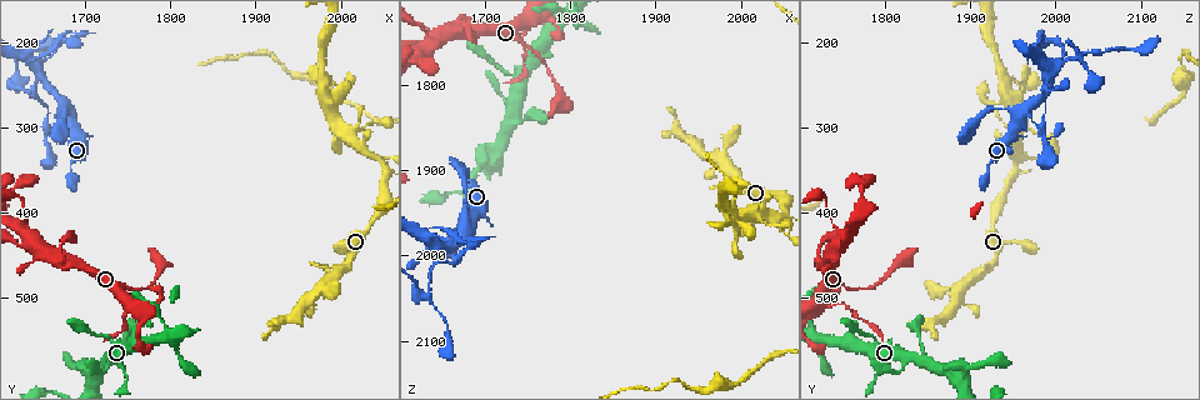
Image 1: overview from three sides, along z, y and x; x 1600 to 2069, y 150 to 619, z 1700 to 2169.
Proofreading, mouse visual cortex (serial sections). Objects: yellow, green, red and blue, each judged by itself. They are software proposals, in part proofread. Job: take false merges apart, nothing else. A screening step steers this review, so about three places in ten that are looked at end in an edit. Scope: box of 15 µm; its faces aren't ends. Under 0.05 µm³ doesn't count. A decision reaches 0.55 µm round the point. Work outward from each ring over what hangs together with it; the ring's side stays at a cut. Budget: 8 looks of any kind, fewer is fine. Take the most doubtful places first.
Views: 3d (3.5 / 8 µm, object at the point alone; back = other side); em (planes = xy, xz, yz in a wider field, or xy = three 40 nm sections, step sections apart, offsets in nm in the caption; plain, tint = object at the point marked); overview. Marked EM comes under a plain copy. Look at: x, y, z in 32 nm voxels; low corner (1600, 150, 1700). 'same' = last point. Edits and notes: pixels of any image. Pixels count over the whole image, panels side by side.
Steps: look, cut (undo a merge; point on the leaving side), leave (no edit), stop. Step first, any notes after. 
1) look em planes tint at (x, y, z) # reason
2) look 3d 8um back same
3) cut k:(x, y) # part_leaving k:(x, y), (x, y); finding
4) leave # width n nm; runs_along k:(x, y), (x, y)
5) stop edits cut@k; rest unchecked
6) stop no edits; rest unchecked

look 3d 3.5um at (1650, 235, 1995) # thick turns thin

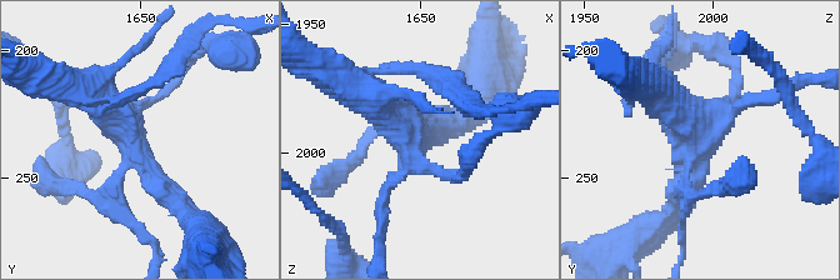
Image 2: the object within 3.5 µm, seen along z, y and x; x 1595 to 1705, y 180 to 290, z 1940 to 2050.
look em xy step 5 tint at (1646, 234, 1997) # need the tissue

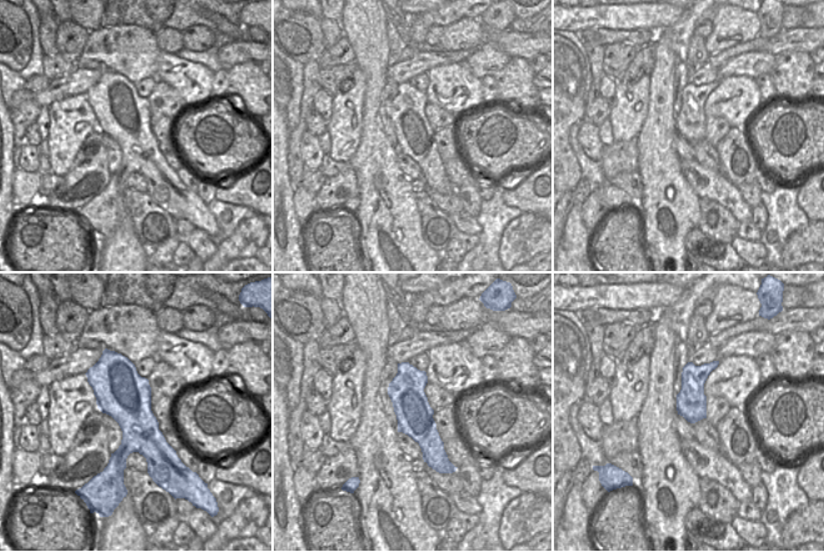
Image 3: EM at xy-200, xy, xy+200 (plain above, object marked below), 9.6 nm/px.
cut 2:(116, 213) # part_leaving 2:(121, 170), (118, 208), (155, 243), (155, 261); two cells meet here

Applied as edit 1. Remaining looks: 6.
look overview

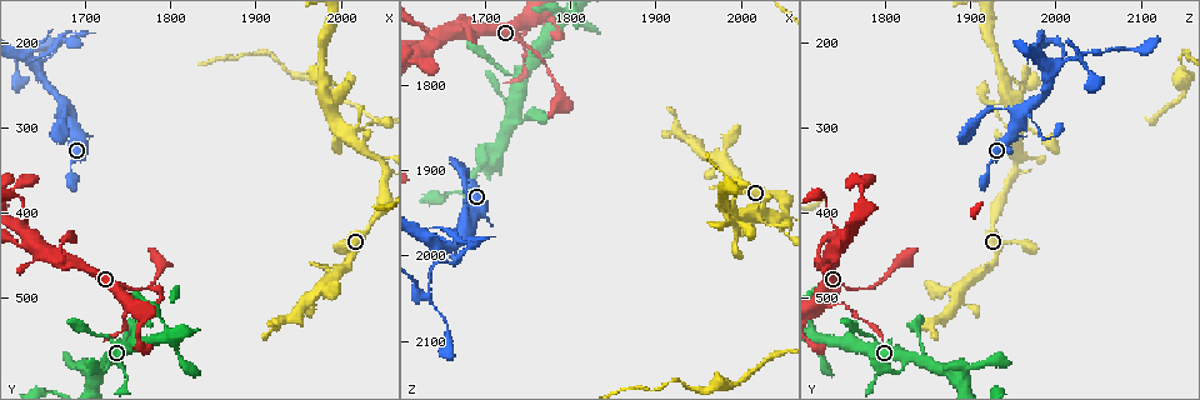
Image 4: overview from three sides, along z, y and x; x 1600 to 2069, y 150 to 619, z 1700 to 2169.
look 3d 3.5um at (1745, 505, 1750) # sharp bend

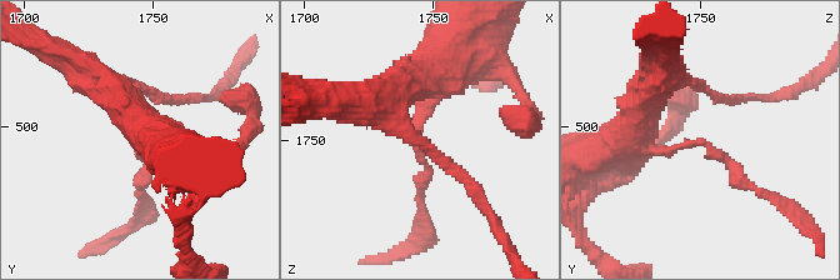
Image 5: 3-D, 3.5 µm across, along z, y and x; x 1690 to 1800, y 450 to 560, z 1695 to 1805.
look em planes tint same # now the EM

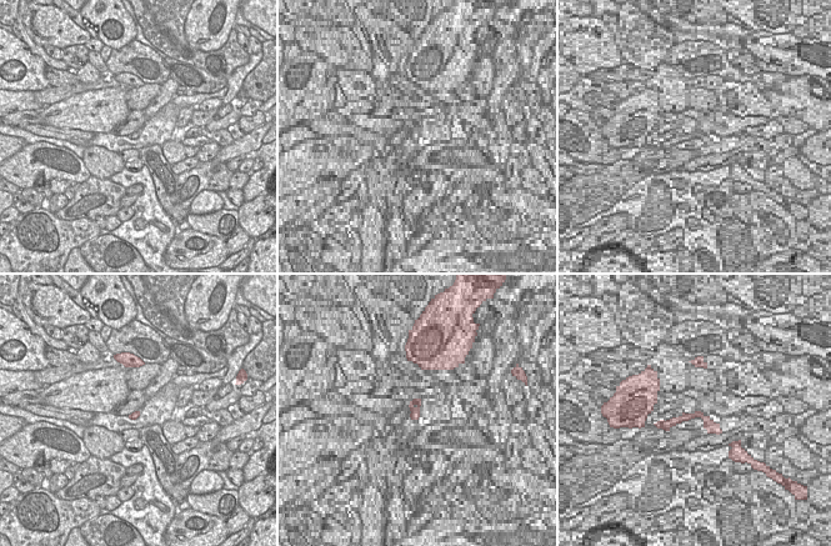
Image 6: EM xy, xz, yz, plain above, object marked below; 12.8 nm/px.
leave # arm_widths 150, 300 nm; runs_along 5:(634, 131), (650, 150), (704, 143), (755, 189); all the same cell

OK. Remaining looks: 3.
look 3d 3.5um back at (2045, 335, 1955) # sharp bend

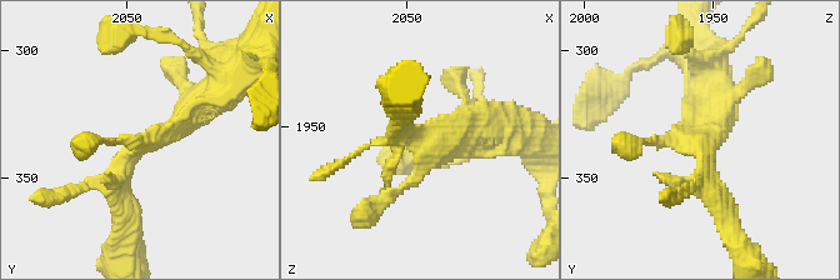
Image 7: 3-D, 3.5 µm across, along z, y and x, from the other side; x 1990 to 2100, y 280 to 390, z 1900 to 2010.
look em xy step 1 tint at (2044, 336, 1954) # need the tissue

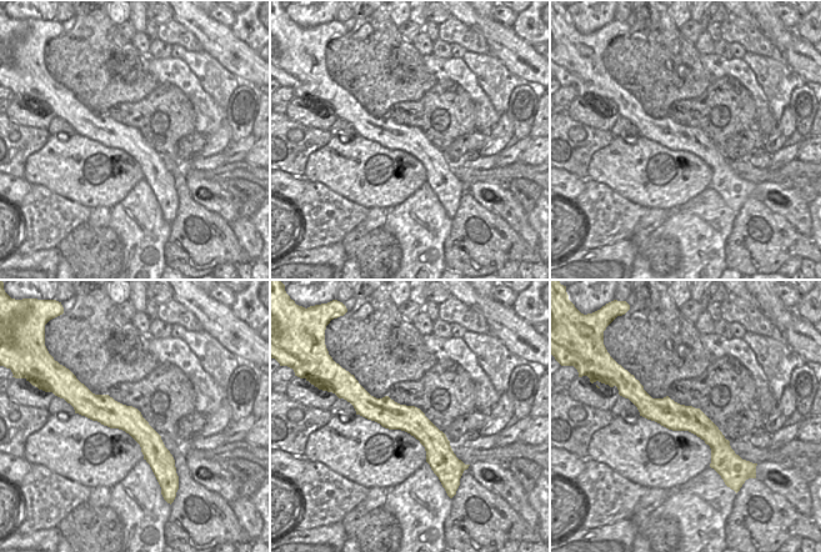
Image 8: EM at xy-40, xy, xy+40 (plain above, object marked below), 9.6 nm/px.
leave # width 260 nm; runs_along 7:(121, 213), (125, 159), (209, 101); one cell here

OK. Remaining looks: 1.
stop edits cut@2; rest unchecked

